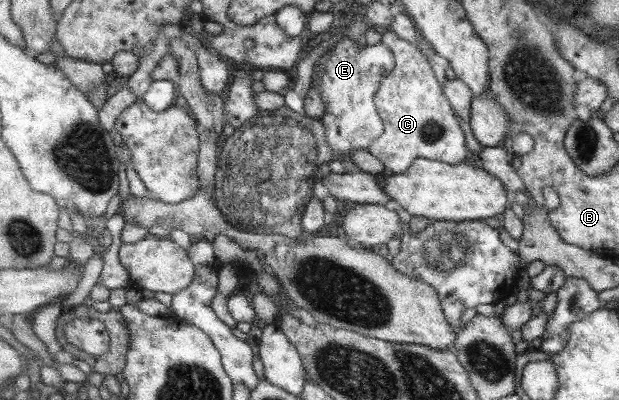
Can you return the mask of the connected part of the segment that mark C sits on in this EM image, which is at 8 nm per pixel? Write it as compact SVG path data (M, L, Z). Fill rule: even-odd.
M391 31L381 32L381 43L391 50L394 64L402 70L404 66L404 78L388 78L388 84L382 84L382 92L378 94L378 104L375 104L377 113L383 122L383 134L374 142L371 142L366 150L383 163L390 172L394 174L404 172L415 158L436 159L437 161L448 163L449 165L459 164L466 156L466 144L464 144L464 134L454 118L454 111L450 108L448 100L444 99L444 94L440 92L440 84L436 82L430 64L424 60L425 56L412 44L406 44L404 39Z

